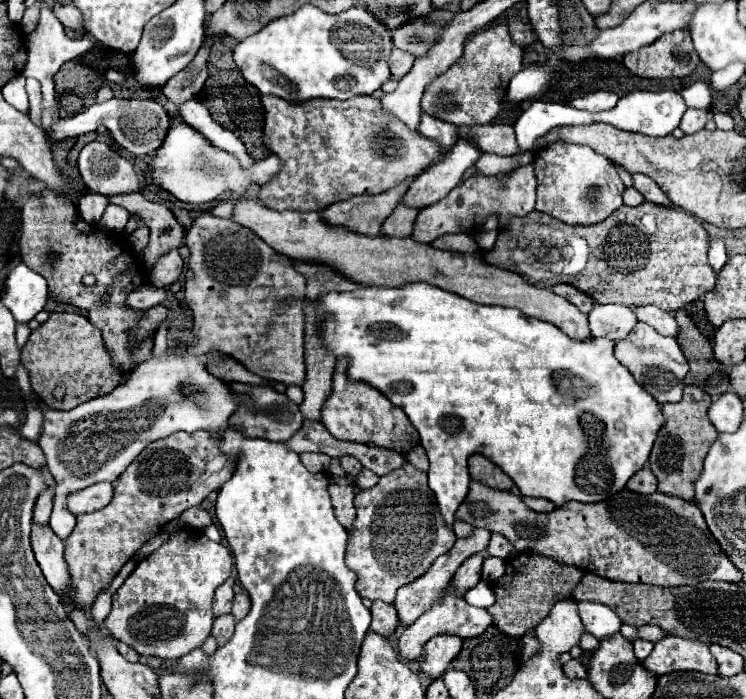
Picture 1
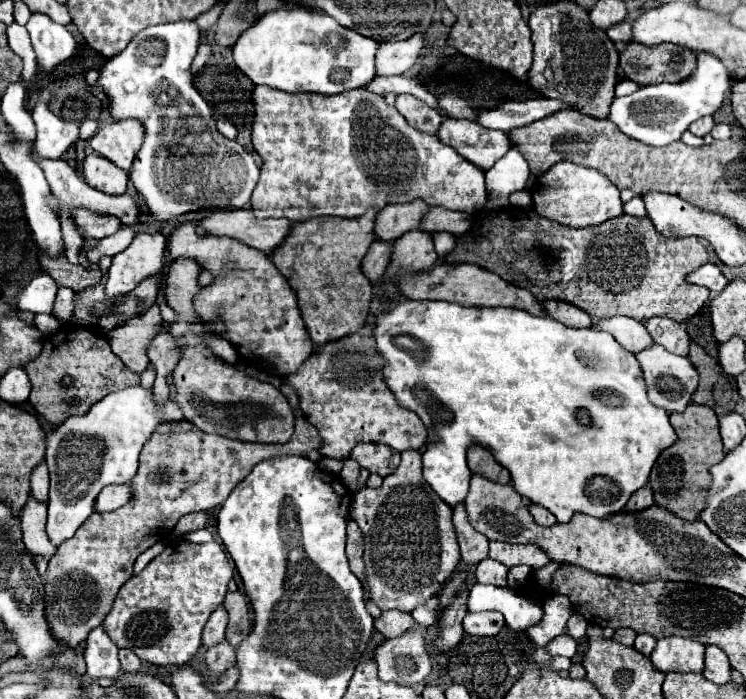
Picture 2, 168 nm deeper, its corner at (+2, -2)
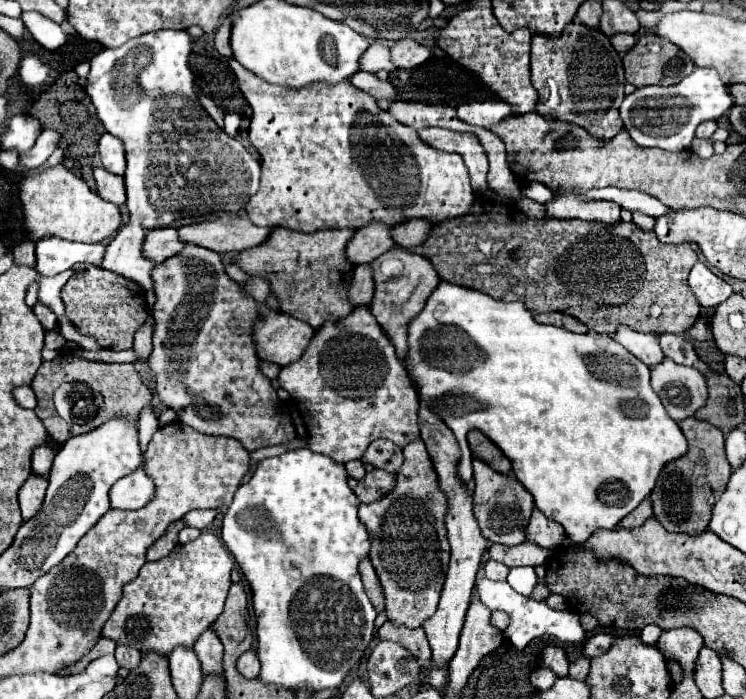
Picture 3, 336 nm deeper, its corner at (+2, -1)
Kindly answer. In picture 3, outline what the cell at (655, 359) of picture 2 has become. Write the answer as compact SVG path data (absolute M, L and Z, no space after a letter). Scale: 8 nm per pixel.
M664 359L658 367L652 367L652 387L676 423L694 417L708 401L704 375L694 367L676 365L672 359Z

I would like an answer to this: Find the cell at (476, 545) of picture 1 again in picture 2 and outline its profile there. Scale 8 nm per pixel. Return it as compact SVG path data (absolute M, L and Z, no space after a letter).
M438 596L428 598L424 604L416 606L412 612L412 618L420 626L432 626L438 620Z

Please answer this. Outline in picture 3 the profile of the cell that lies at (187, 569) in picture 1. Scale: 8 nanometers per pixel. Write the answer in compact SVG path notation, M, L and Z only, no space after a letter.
M202 531L192 543L176 545L168 557L146 563L138 577L124 585L122 599L106 621L102 637L142 653L158 651L168 655L178 645L192 647L222 613L232 567L234 559L224 541L208 531Z

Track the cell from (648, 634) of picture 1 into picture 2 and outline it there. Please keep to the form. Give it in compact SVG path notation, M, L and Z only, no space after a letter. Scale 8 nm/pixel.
M620 628L620 630L616 630L614 640L618 640L624 646L632 646L634 640L636 640L636 632L632 628Z

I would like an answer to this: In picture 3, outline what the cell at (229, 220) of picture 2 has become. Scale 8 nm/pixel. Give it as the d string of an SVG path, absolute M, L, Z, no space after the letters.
M218 217L214 221L184 225L178 229L178 237L184 243L212 249L216 253L240 253L256 247L268 235L268 227L258 227L248 217Z

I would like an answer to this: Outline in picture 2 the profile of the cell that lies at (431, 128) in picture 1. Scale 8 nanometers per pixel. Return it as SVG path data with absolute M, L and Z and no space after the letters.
M400 94L396 98L396 110L406 118L406 122L414 128L418 128L420 132L426 134L438 134L438 128L442 124L442 116L426 106L422 100L410 96L410 94Z

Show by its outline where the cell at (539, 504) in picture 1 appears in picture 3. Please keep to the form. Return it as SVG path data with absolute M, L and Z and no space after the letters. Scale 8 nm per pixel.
M534 509L532 519L526 527L526 539L540 545L542 549L554 549L566 539L566 533L564 533L562 525L546 519L542 515L542 511Z

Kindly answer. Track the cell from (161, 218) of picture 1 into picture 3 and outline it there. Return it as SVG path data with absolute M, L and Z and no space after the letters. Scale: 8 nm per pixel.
M146 321L146 325L142 325L136 335L134 335L134 353L138 357L138 361L148 361L150 353L152 353L152 323Z

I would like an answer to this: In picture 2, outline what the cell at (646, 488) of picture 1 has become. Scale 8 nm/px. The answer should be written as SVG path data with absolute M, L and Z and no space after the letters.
M646 484L646 486L642 486L638 492L634 492L632 496L630 496L630 500L628 500L628 504L626 504L626 510L628 512L636 512L636 510L644 510L644 508L648 508L648 506L652 506L654 504L654 492L652 492L652 488Z

